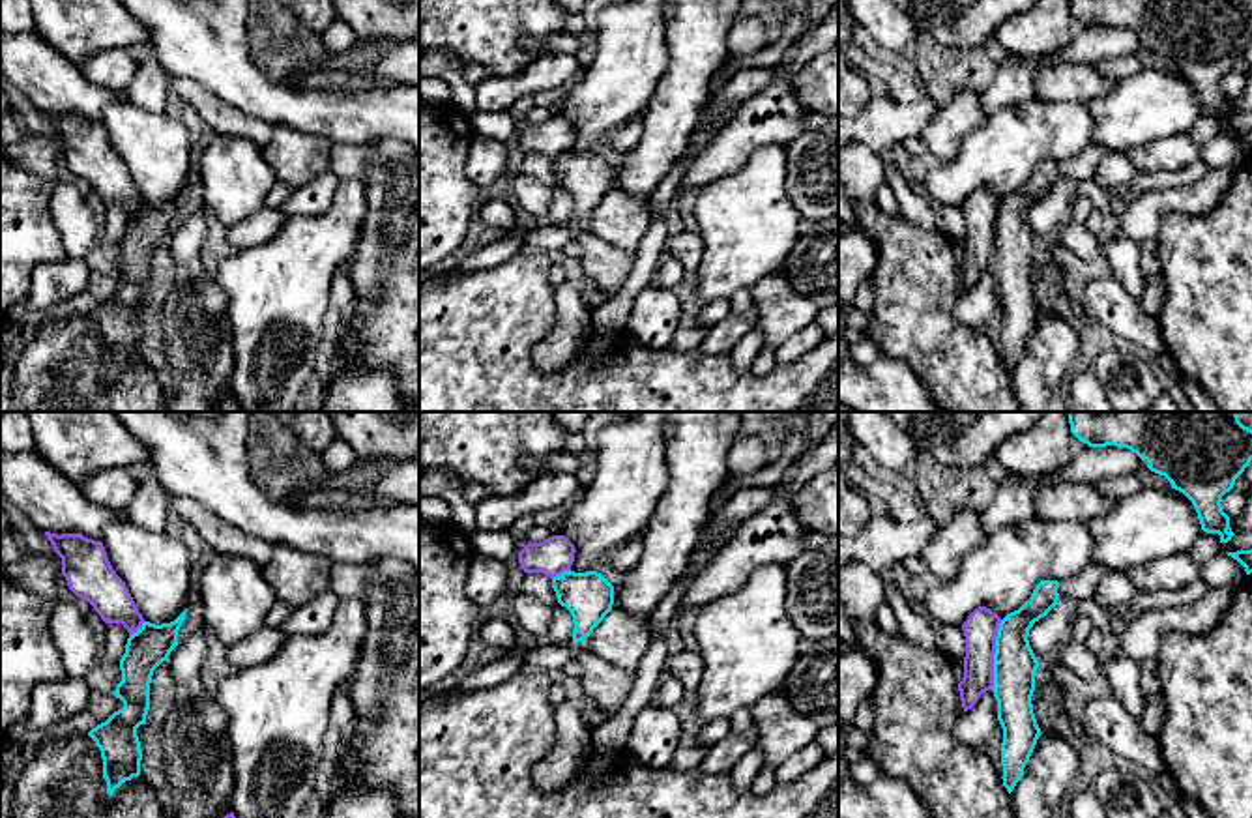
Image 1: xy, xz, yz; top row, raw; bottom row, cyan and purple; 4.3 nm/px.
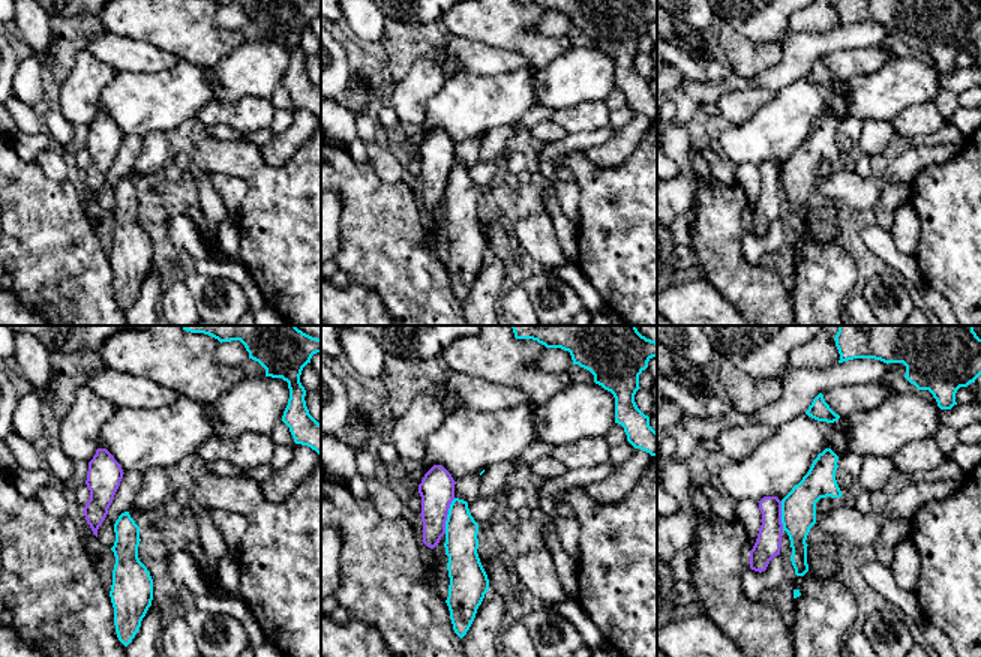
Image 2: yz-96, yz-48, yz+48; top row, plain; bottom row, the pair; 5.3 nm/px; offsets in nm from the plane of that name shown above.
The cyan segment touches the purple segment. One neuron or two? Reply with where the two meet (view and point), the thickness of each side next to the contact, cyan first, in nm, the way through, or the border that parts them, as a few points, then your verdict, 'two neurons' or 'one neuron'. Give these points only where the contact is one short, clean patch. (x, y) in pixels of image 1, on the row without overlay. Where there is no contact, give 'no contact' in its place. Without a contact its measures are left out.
meets cyan in yz at (994, 234); 190 nm thick on the cyan side, 140 nm on the other; border along yz (1002, 201), (996, 212), (994, 264), (990, 268); two neurons

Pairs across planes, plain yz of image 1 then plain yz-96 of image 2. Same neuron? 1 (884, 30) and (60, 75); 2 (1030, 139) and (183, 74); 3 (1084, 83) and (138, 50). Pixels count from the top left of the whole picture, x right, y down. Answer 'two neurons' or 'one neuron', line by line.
1: two neurons
2: one neuron
3: one neuron

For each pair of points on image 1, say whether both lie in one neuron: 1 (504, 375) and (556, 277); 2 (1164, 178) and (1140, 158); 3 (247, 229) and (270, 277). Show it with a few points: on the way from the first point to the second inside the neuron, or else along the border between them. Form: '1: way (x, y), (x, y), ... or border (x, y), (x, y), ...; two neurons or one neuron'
1: border (551, 264), (549, 283), (553, 289); two neurons
2: border (1198, 160), (1178, 169), (1140, 173); two neurons
3: border (289, 218), (266, 242), (234, 251); two neurons

